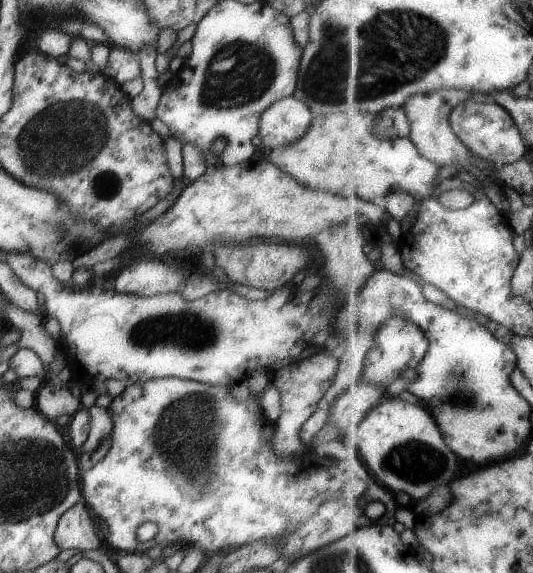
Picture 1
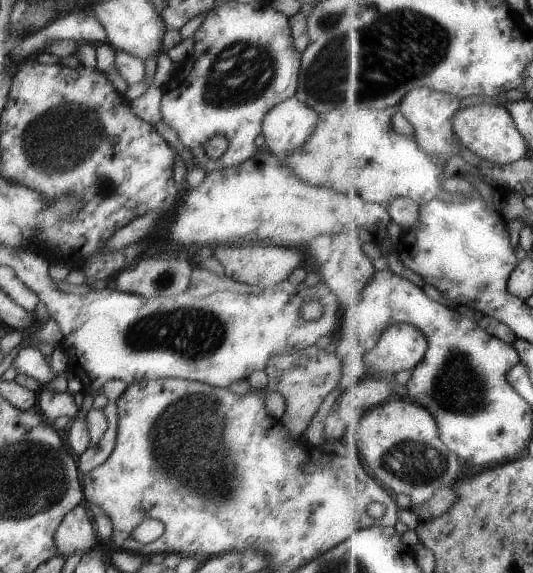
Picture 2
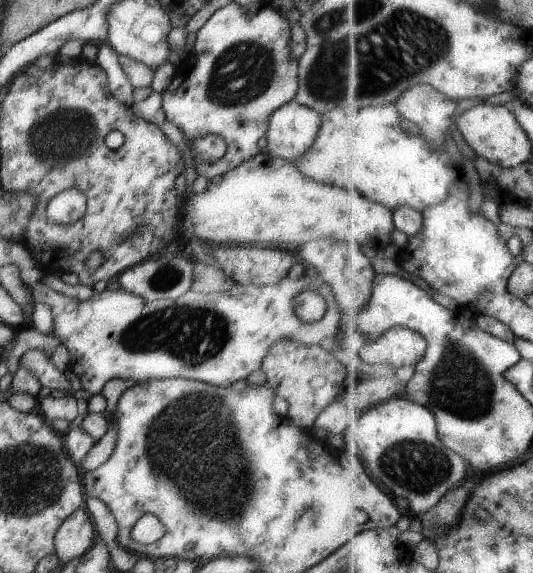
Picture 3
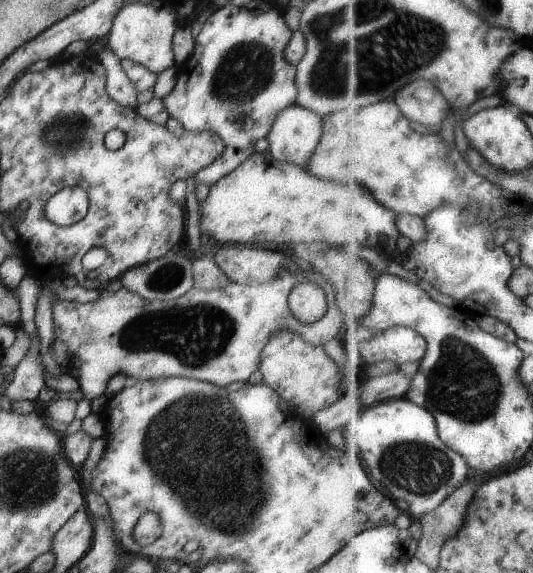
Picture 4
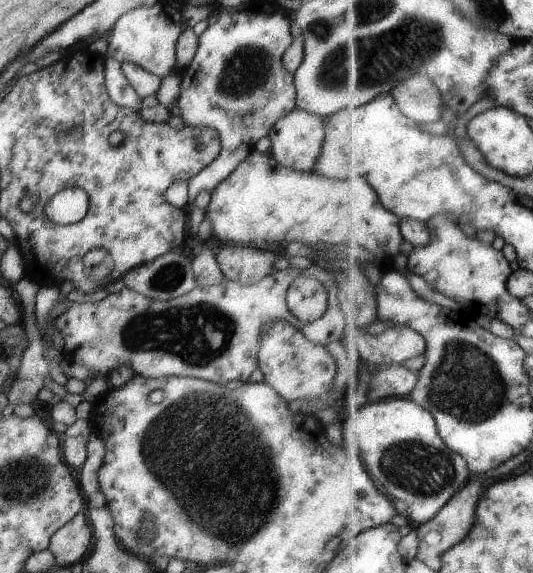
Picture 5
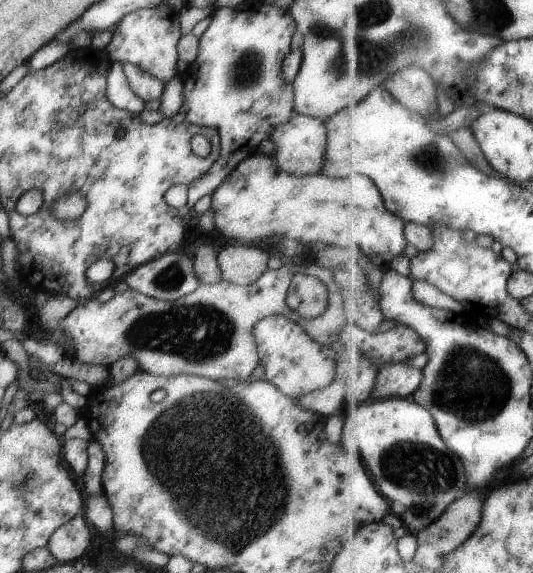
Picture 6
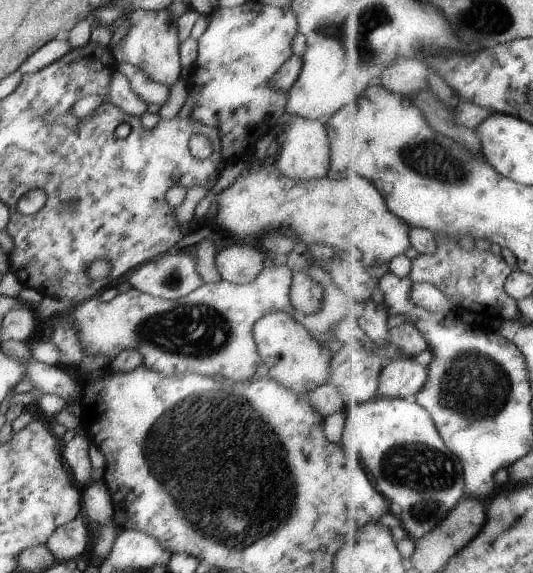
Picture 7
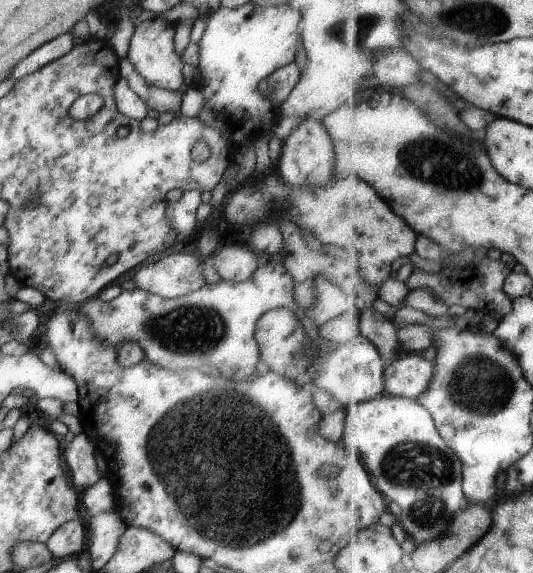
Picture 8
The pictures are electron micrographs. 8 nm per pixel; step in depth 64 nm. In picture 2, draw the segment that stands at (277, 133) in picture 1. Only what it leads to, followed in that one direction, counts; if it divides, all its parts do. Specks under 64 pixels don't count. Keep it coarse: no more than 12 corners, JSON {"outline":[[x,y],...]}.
{"outline":[[294,96],[260,122],[282,158],[307,140],[318,114]]}

